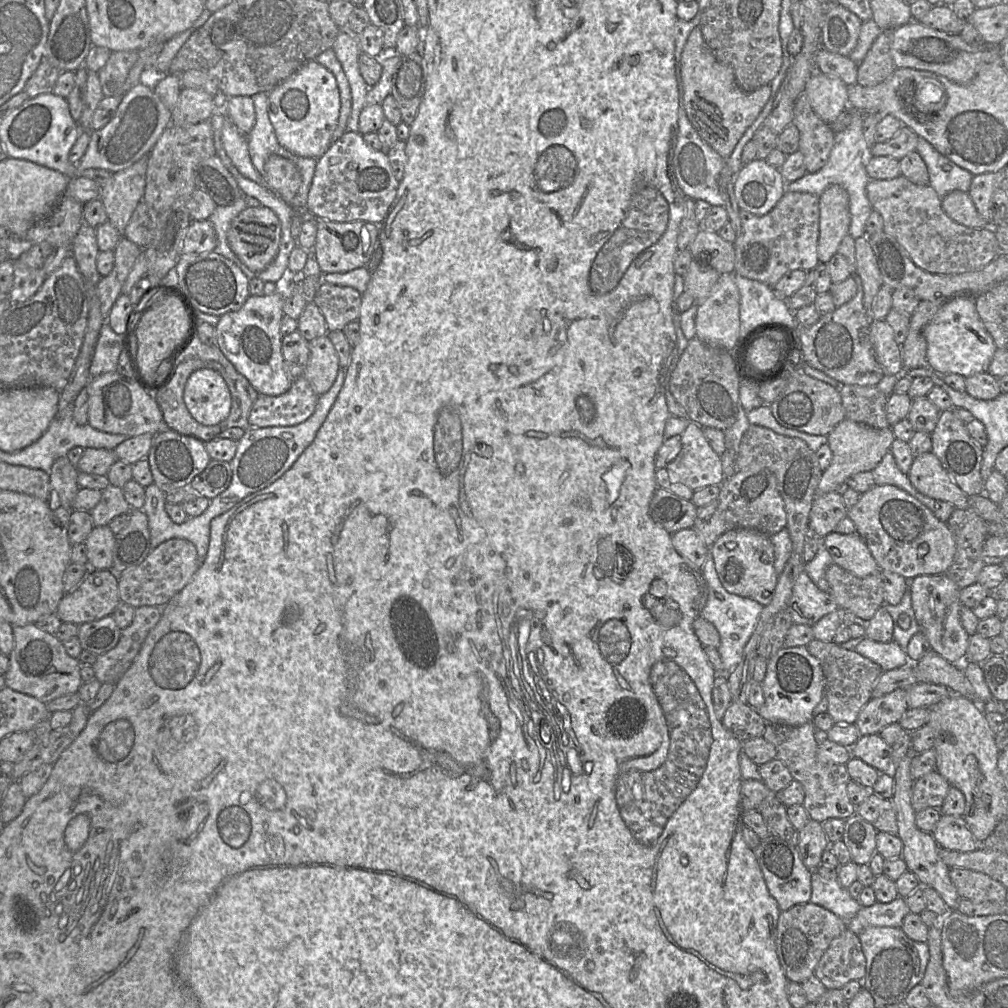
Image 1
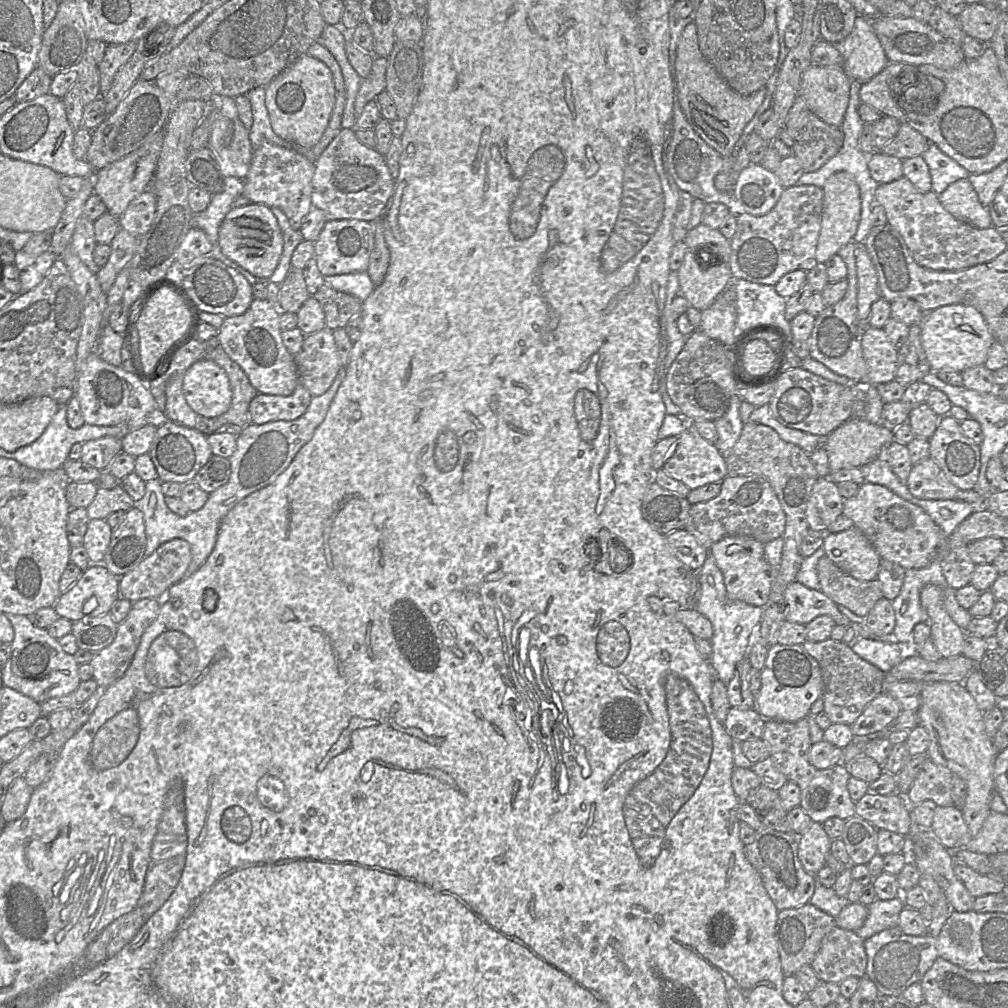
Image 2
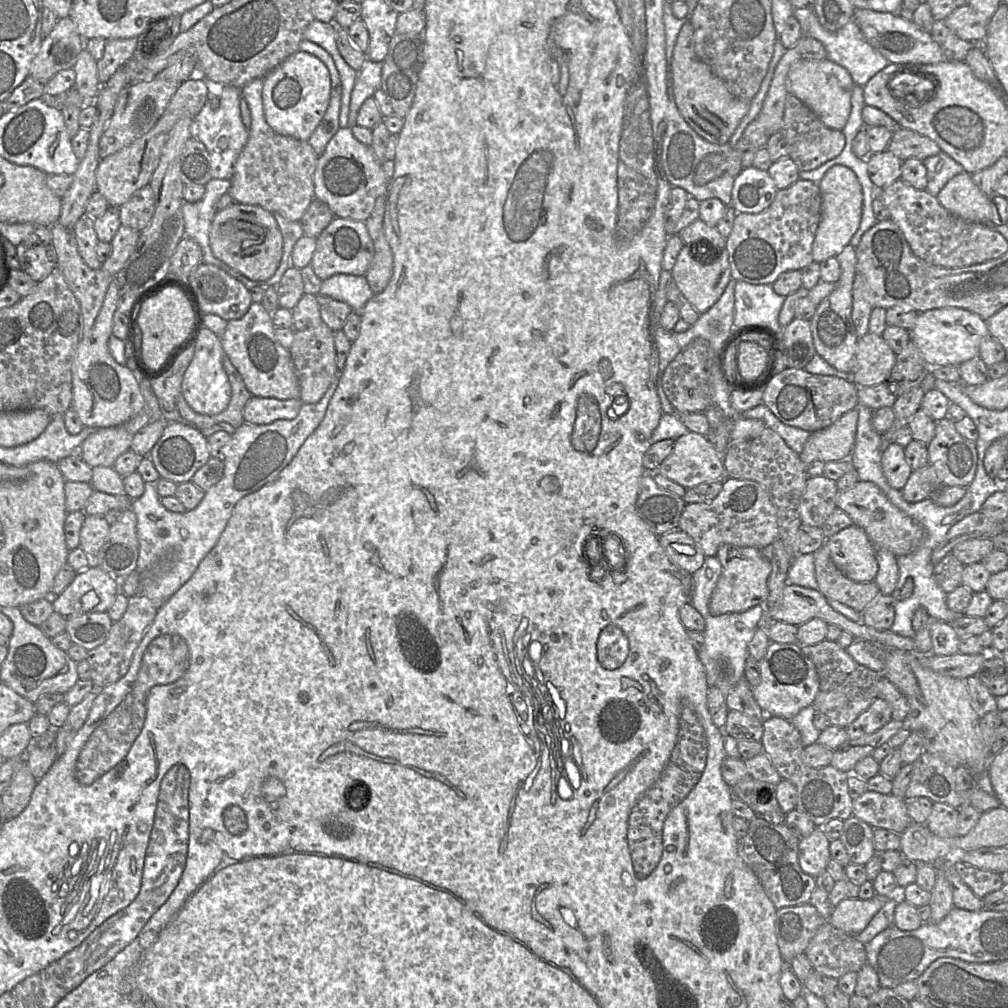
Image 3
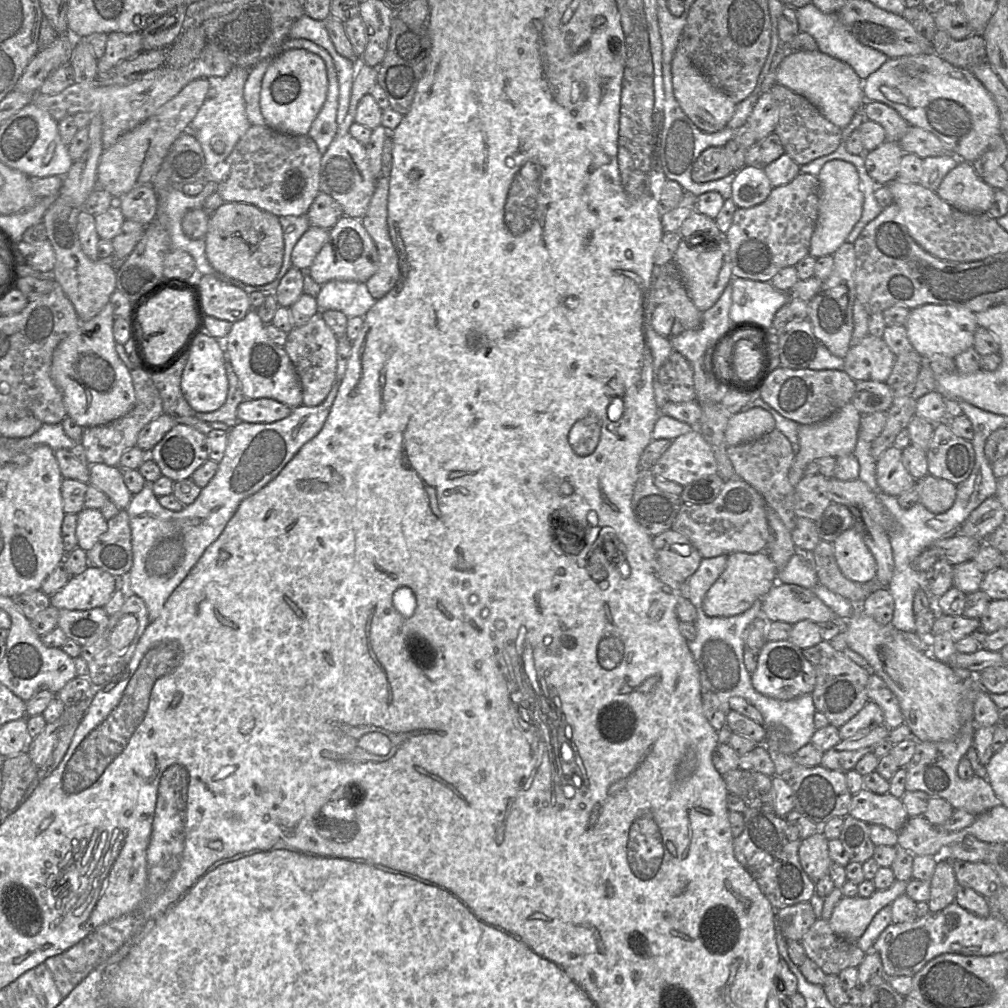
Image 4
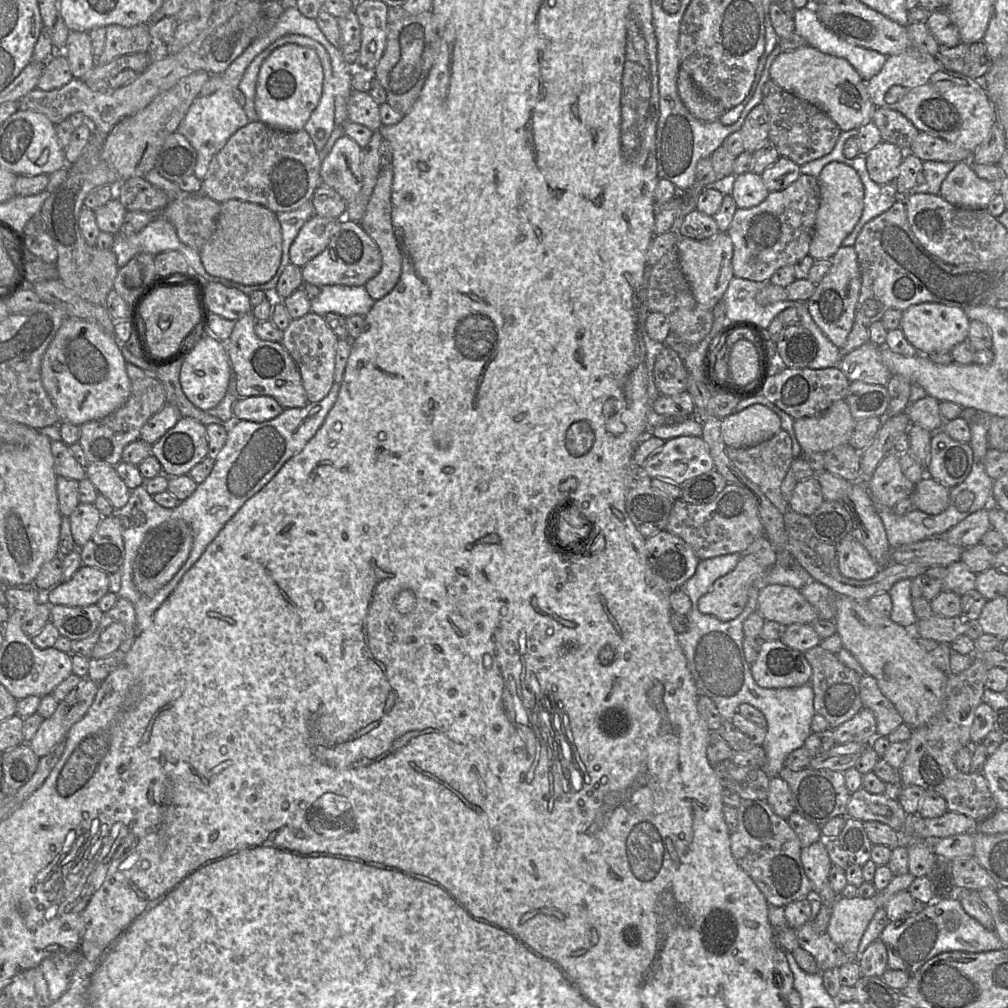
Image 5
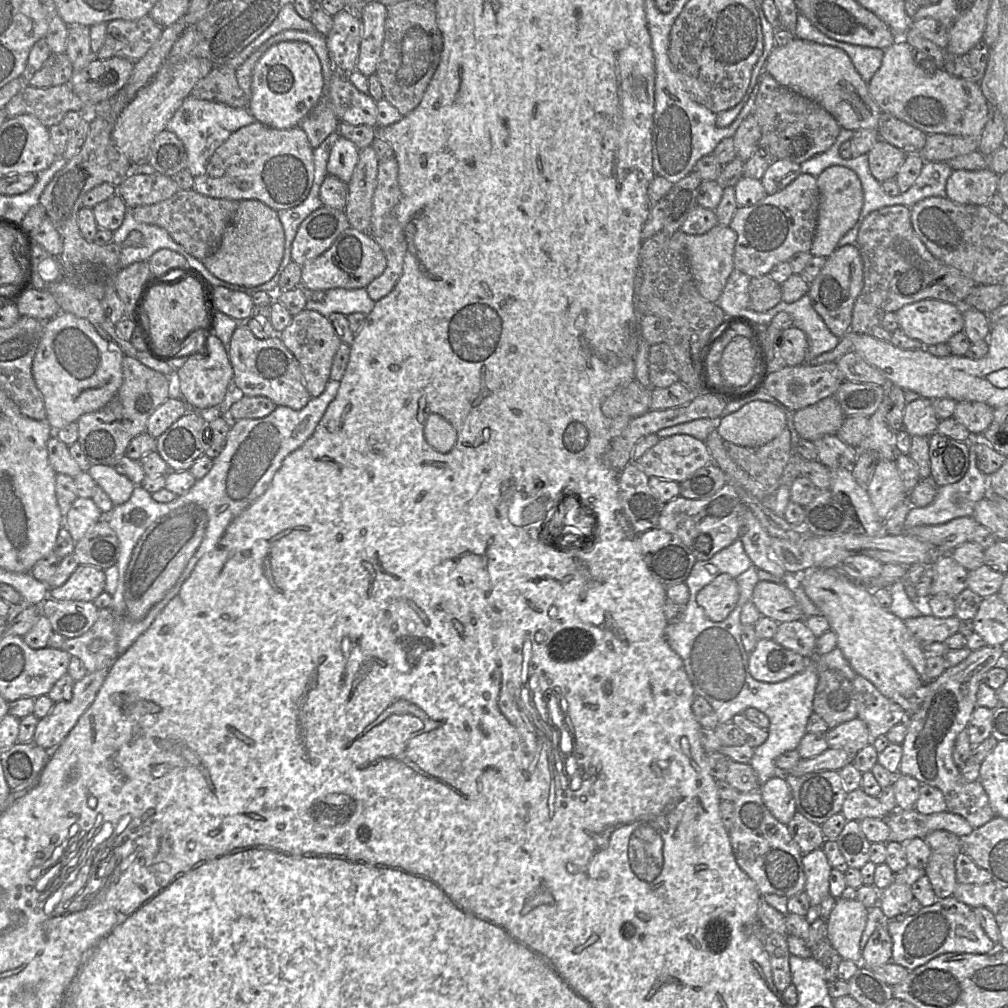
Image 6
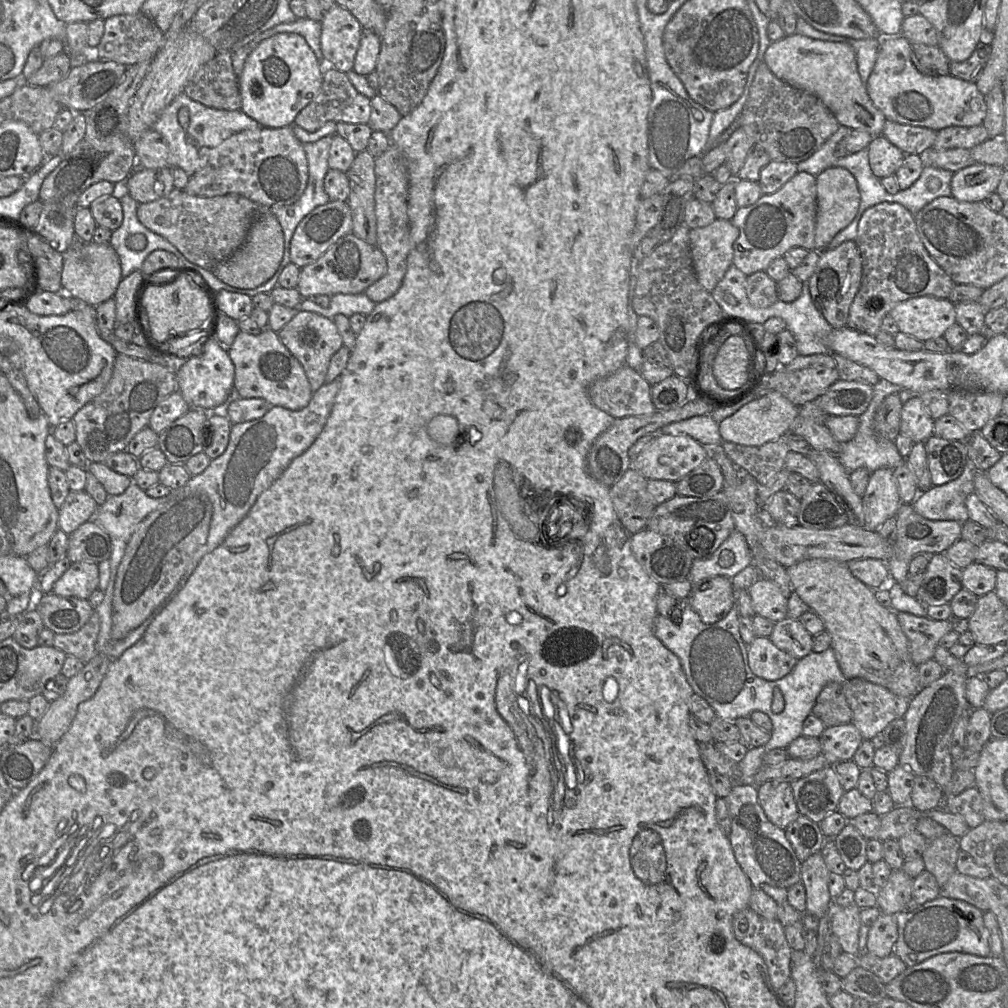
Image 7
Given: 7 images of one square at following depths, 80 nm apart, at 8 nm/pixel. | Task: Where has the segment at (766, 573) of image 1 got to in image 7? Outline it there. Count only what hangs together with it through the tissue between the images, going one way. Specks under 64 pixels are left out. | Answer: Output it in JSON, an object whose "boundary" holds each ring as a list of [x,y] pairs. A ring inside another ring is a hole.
{"boundary":[[[715,576],[703,582],[690,595],[693,610],[706,624],[713,624],[723,619],[736,600],[736,591],[731,579]]]}

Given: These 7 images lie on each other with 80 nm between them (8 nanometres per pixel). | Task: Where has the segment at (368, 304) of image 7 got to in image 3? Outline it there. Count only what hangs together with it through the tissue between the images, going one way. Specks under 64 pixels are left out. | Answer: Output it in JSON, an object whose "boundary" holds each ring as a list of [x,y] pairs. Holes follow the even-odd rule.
{"boundary":[[[336,274],[322,281],[320,294],[343,301],[360,312],[374,292],[365,275]]]}

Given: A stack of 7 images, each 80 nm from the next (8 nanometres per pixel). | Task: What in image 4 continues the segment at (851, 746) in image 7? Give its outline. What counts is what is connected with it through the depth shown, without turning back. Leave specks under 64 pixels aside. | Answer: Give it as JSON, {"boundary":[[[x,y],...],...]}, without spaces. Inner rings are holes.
{"boundary":[[[869,700],[853,718],[839,728],[839,736],[841,740],[865,736],[883,723],[882,709]]]}

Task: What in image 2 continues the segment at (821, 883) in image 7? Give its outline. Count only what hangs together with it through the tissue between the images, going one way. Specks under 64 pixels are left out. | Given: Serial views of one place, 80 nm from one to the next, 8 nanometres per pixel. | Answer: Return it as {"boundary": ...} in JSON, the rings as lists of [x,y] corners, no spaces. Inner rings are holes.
{"boundary":[[[812,821],[809,828],[801,834],[798,857],[807,872],[814,875],[825,866],[831,841],[819,822]]]}

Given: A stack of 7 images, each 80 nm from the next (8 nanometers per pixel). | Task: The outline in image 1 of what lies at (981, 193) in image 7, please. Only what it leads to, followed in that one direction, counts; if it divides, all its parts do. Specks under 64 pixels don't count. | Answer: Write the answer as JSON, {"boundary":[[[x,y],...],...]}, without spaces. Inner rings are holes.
{"boundary":[[[953,190],[942,197],[942,208],[954,221],[970,228],[987,227],[987,222],[979,214],[969,192]]]}

